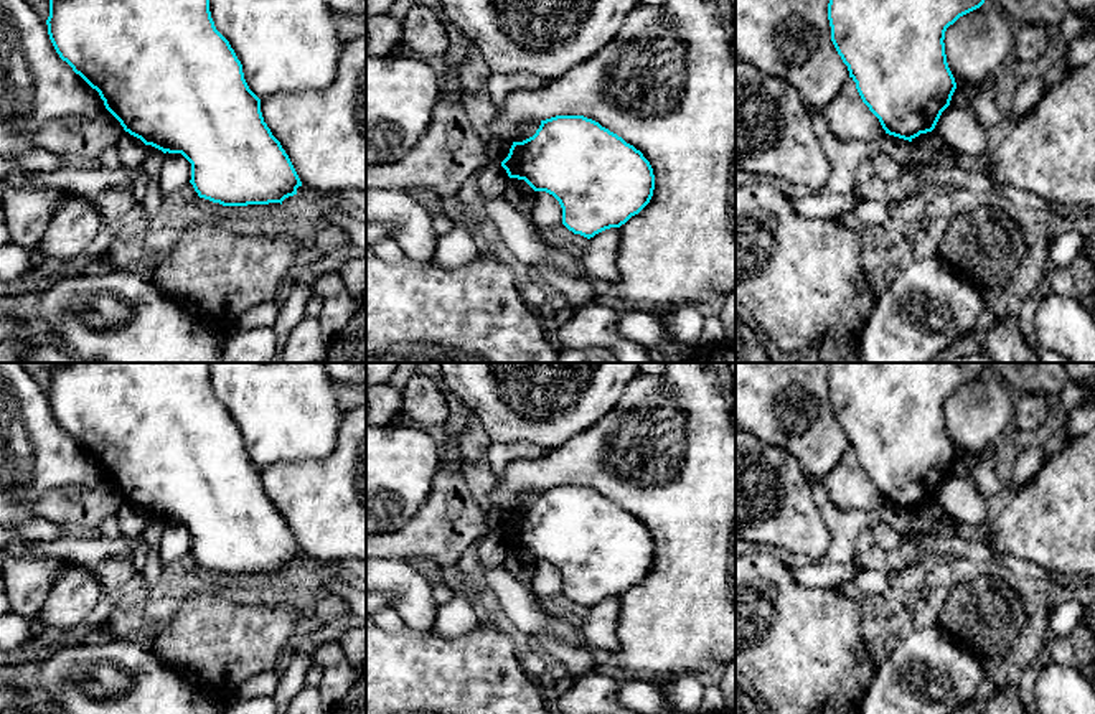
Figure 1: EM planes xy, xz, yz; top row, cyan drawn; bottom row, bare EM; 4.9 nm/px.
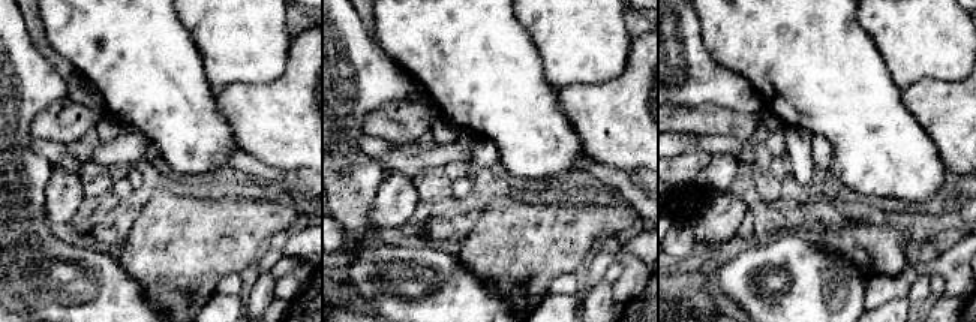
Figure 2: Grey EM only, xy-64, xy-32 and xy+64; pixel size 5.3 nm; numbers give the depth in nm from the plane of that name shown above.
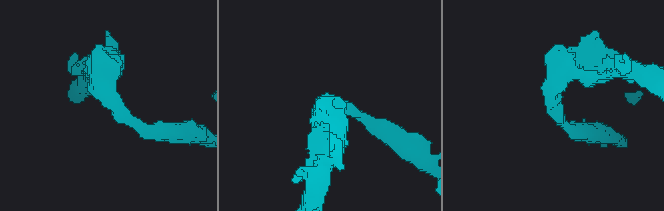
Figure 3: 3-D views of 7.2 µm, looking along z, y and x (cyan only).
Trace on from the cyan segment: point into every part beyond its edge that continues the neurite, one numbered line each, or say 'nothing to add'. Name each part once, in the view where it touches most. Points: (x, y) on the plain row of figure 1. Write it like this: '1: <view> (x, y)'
nothing to add

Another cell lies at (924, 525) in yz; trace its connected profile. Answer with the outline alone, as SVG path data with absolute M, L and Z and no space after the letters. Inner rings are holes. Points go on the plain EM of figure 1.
M932 500L923 513L912 513L910 511L910 538L905 539L915 547L923 547L923 541L930 538L937 538L937 524L948 523L960 533L960 523L955 521L935 500Z

